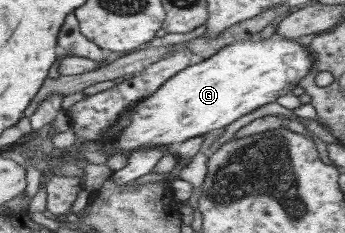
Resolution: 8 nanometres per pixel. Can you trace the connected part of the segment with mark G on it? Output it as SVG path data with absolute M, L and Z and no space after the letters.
M275 32L270 38L255 37L252 40L233 42L200 63L189 65L176 73L151 97L141 100L136 107L127 112L123 130L111 143L111 151L137 151L167 145L175 148L183 141L198 135L206 135L217 129L226 128L244 115L259 109L278 97L289 94L297 87L297 82L305 77L315 65L316 56L307 46L308 40L289 39Z

